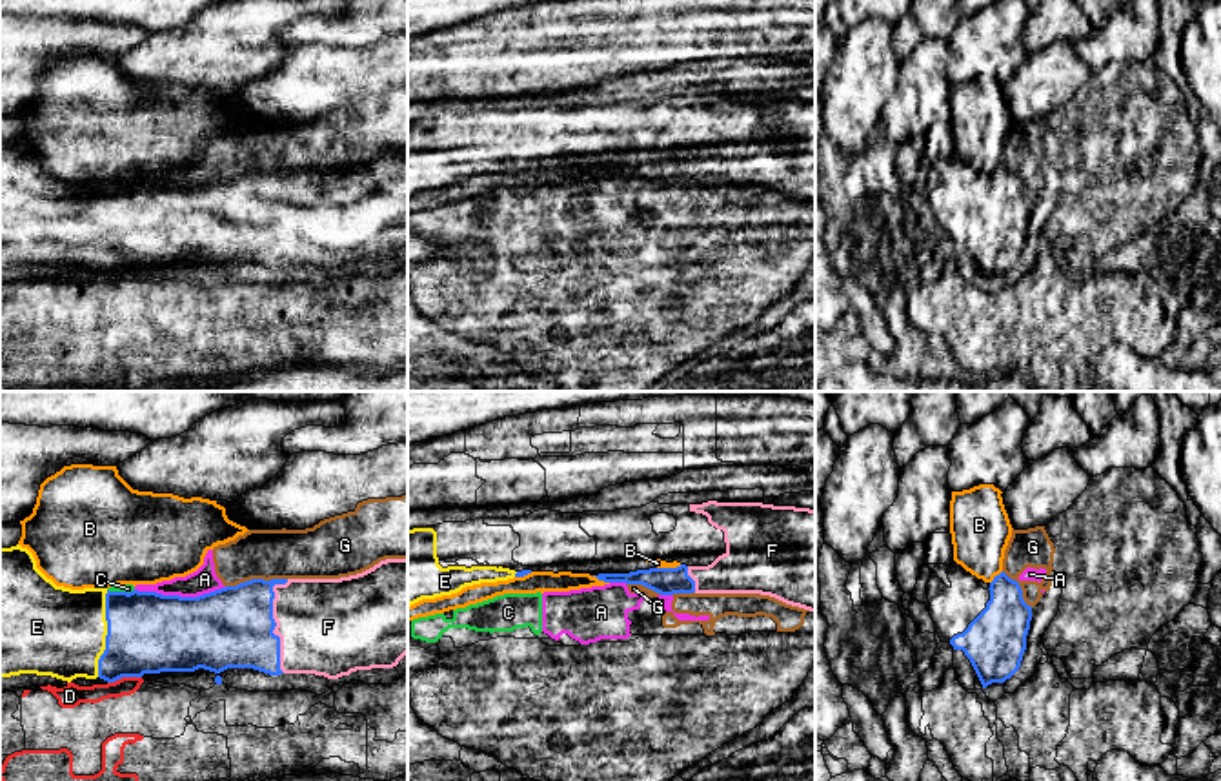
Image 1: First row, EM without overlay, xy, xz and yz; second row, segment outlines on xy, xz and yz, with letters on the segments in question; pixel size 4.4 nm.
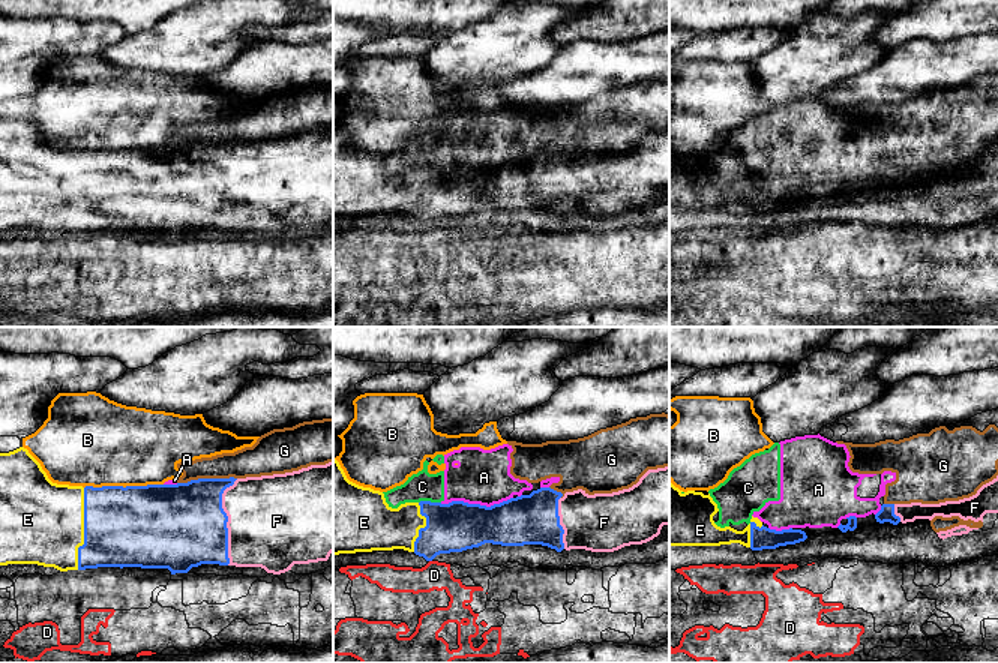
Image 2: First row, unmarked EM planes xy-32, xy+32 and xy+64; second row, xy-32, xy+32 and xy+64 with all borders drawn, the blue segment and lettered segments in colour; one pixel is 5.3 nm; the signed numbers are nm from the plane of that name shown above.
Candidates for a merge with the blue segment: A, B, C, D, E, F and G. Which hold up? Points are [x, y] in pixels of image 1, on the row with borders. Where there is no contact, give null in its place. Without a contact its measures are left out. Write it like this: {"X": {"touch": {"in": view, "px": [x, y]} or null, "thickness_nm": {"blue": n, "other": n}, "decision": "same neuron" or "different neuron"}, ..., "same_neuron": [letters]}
{"A": {"touch": {"in": "xy", "px": [179, 596]}, "thickness_nm": {"blue": 360, "other": 110}, "decision": "different neuron"}, "B": {"touch": {"in": "xz", "px": [599, 579]}, "thickness_nm": {"blue": 100, "other": 100}, "decision": "different neuron"}, "C": {"touch": {"in": "xy", "px": [121, 592]}, "thickness_nm": {"blue": 360, "other": 40}, "decision": "different neuron"}, "D": {"touch": {"in": "xy", "px": [124, 676]}, "thickness_nm": {"blue": 360, "other": 100}, "decision": "different neuron"}, "E": {"touch": {"in": "xy", "px": [108, 634]}, "thickness_nm": {"blue": 360, "other": 400}, "decision": "same neuron"}, "F": {"touch": {"in": "xy", "px": [275, 623]}, "thickness_nm": {"blue": 360, "other": 440}, "decision": "same neuron"}, "G": {"touch": {"in": "xy", "px": [255, 579]}, "thickness_nm": {"blue": 360, "other": 220}, "decision": "different neuron"}, "same_neuron": ["E", "F"]}

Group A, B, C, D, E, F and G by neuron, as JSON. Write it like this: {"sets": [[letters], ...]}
{"sets": [["A", "C", "G"], ["B"], ["D"], ["E", "F"]]}

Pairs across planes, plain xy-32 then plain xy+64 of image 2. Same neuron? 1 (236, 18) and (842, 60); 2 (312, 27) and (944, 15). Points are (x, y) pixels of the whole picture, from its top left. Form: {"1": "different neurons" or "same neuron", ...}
{"1": "same neuron", "2": "same neuron"}

